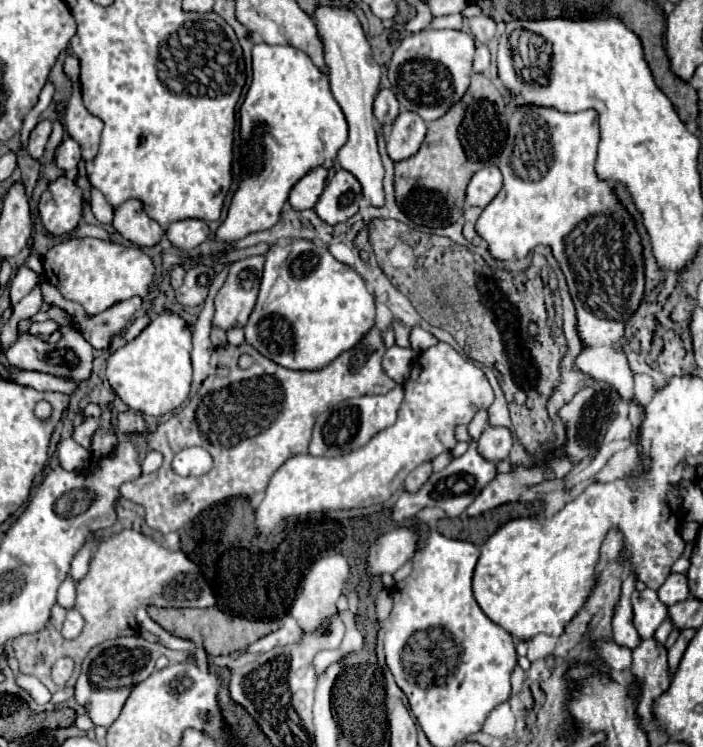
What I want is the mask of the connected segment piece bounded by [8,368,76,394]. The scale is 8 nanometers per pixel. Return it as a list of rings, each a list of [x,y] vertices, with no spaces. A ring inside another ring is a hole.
[[[8,368],[12,380],[16,380],[22,386],[30,386],[34,390],[52,390],[52,392],[64,392],[72,394],[76,390],[76,384],[70,380],[62,380],[44,372],[28,372],[28,370],[18,370],[18,368]]]

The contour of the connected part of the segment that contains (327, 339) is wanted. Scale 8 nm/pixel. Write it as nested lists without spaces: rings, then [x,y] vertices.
[[[296,240],[288,246],[270,246],[258,302],[248,318],[248,324],[244,326],[244,332],[246,342],[276,364],[290,370],[320,370],[336,360],[342,352],[354,348],[370,332],[374,322],[374,296],[366,290],[360,274],[354,268],[338,262],[326,246],[316,246],[308,240]]]

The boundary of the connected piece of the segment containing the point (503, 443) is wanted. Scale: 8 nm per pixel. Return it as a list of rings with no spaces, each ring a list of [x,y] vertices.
[[[486,428],[478,440],[478,452],[490,462],[506,460],[512,448],[512,434],[508,428]]]

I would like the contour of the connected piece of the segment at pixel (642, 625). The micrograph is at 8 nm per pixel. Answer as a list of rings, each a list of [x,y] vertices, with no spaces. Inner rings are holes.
[[[644,588],[640,592],[634,590],[632,608],[634,608],[634,628],[638,630],[642,640],[652,638],[656,628],[668,616],[668,608],[658,600],[656,590],[652,588]]]

